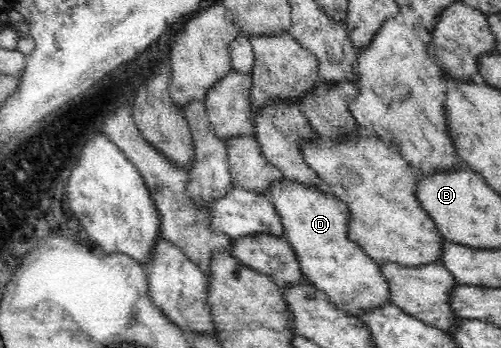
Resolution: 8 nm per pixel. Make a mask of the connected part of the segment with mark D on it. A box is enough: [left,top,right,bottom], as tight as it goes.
[265,178,390,316]

